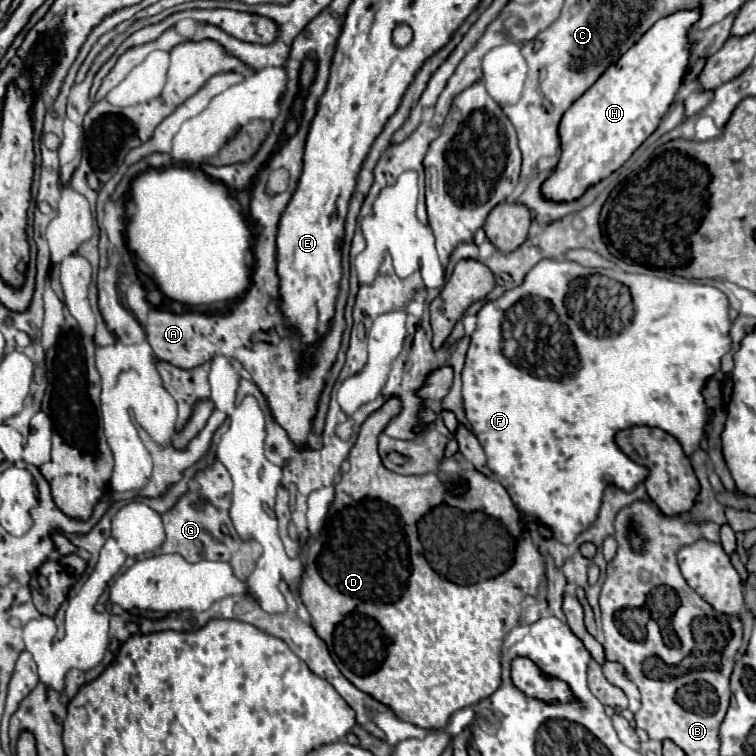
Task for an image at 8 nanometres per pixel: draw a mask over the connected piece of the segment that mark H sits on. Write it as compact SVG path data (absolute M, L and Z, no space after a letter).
M701 8L693 10L677 10L661 20L657 20L615 64L611 64L597 82L571 104L571 108L563 114L559 124L561 136L561 162L555 172L543 184L543 196L549 200L571 202L577 200L587 188L595 186L599 180L607 178L615 172L629 156L657 130L663 116L669 112L679 86L687 74L689 58L691 58L691 30L701 18Z

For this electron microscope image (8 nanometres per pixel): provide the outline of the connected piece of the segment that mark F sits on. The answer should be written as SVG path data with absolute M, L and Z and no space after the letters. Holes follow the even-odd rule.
M551 258L551 260L541 260L539 266L535 266L539 272L531 272L531 276L525 278L525 282L513 290L507 290L501 298L487 302L479 314L477 314L477 328L471 334L471 344L467 350L467 360L465 360L465 368L463 368L463 406L465 406L465 414L467 420L473 428L473 434L479 438L485 454L487 454L487 466L495 472L495 478L507 488L511 500L515 502L515 506L519 508L519 512L523 512L529 520L539 520L543 524L547 524L555 538L563 544L571 544L585 528L589 528L593 524L593 520L597 518L599 506L601 506L601 496L605 490L605 484L615 484L621 490L629 492L633 490L639 482L643 482L647 478L647 468L633 462L627 454L621 452L621 448L615 444L615 434L619 430L631 428L631 426L657 426L663 428L665 432L671 432L679 444L683 446L685 454L693 454L699 448L703 430L705 430L705 398L701 394L705 382L721 368L721 356L725 352L729 352L731 340L729 340L729 328L731 328L731 320L729 320L729 302L727 296L707 284L695 284L695 282L687 282L687 284L677 284L671 282L667 278L657 278L657 276L645 276L645 274L627 274L621 270L589 270L579 266L577 262L569 262L563 258ZM585 276L585 328L579 326L569 314L567 314L567 306L565 306L565 298L569 292L569 282L573 282L575 278ZM523 296L539 296L549 300L553 304L553 310L557 312L561 322L555 322L551 326L547 326L547 330L533 330L535 324L533 322L517 322L515 312L513 312L513 304L517 302L517 298ZM563 354L571 356L571 376L567 374L559 374L555 378L551 378L547 370L547 364L555 364L555 358L563 360Z

